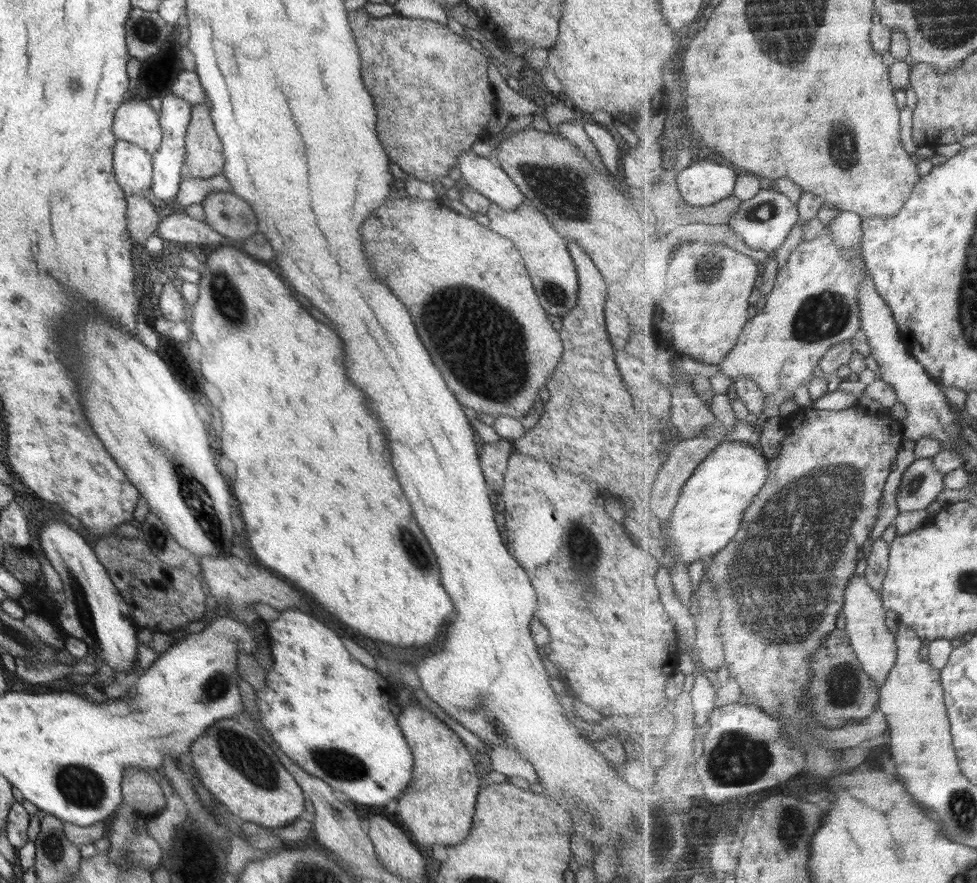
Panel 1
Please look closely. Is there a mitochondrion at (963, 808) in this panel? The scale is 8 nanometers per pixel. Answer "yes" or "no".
yes

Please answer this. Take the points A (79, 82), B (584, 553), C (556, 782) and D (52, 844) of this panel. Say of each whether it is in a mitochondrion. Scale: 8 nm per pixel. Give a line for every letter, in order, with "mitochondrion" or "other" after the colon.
A: mitochondrion
B: mitochondrion
C: other
D: mitochondrion

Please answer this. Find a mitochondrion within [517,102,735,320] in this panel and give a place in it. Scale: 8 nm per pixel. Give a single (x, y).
(551, 185)

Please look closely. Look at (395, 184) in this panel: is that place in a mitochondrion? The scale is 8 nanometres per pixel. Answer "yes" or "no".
no

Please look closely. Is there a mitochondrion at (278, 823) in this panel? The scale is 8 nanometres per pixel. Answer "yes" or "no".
no

